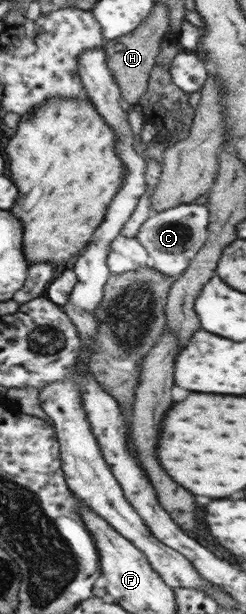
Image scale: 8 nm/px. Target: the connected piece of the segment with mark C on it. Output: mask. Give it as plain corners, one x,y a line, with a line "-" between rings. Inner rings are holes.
196,202
180,204
178,207
152,213
135,236
147,249
152,269
174,279
182,276
198,250
207,242
210,216
208,206

